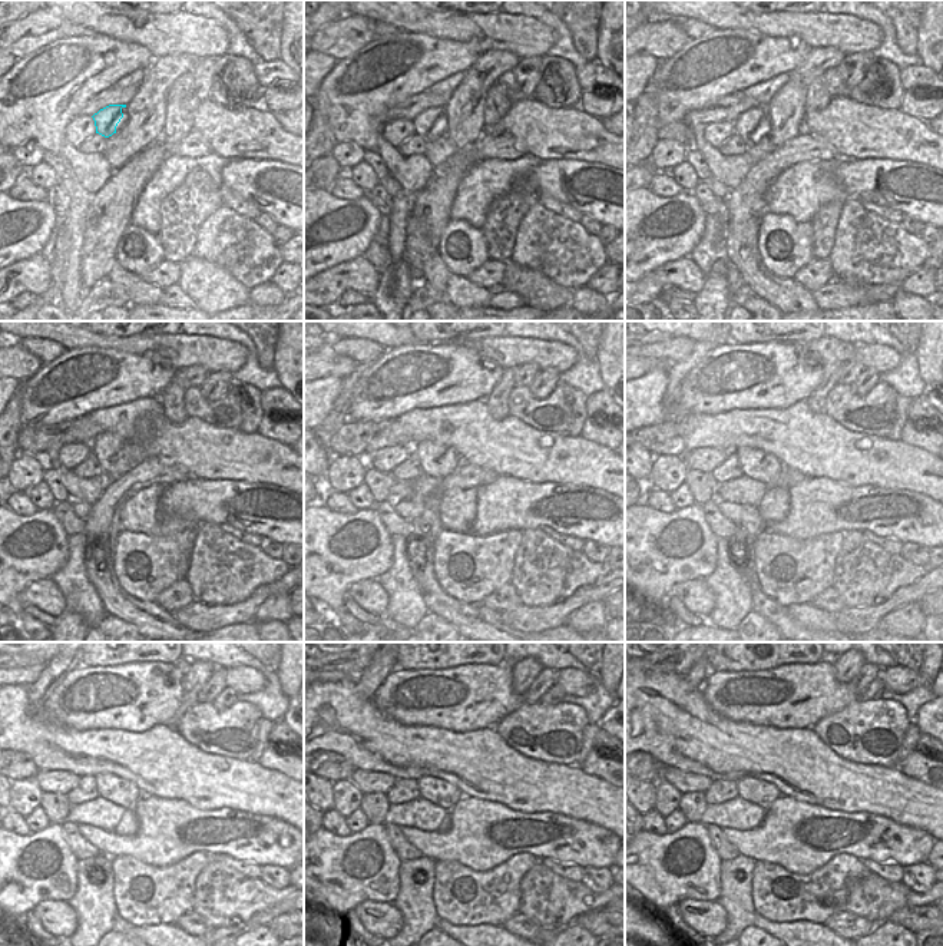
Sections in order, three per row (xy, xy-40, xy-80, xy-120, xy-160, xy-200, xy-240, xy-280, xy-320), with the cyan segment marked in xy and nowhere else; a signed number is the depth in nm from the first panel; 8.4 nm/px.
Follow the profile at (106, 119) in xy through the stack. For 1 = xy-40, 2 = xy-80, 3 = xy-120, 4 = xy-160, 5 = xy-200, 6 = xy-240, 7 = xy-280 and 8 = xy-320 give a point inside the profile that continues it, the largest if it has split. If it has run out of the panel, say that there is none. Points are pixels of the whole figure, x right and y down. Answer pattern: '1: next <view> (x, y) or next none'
1: next xy-40 (426, 123)
2: next xy-80 (747, 123)
3: next xy-120 (106, 446)
4: next xy-160 (429, 453)
5: next xy-200 (751, 462)
6: next xy-240 (109, 786)
7: next xy-280 (436, 790)
8: next xy-320 (758, 791)

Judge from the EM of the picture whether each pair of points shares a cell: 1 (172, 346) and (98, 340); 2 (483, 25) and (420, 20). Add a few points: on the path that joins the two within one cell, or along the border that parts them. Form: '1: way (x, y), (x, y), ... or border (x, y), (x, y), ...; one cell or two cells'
1: way (154, 346), (116, 343); one cell
2: way (467, 25), (436, 23); one cell

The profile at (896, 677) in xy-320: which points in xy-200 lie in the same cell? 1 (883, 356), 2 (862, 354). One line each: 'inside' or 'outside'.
1: inside
2: inside

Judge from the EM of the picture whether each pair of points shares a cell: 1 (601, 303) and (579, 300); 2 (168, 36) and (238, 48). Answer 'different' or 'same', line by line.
1: same
2: different

